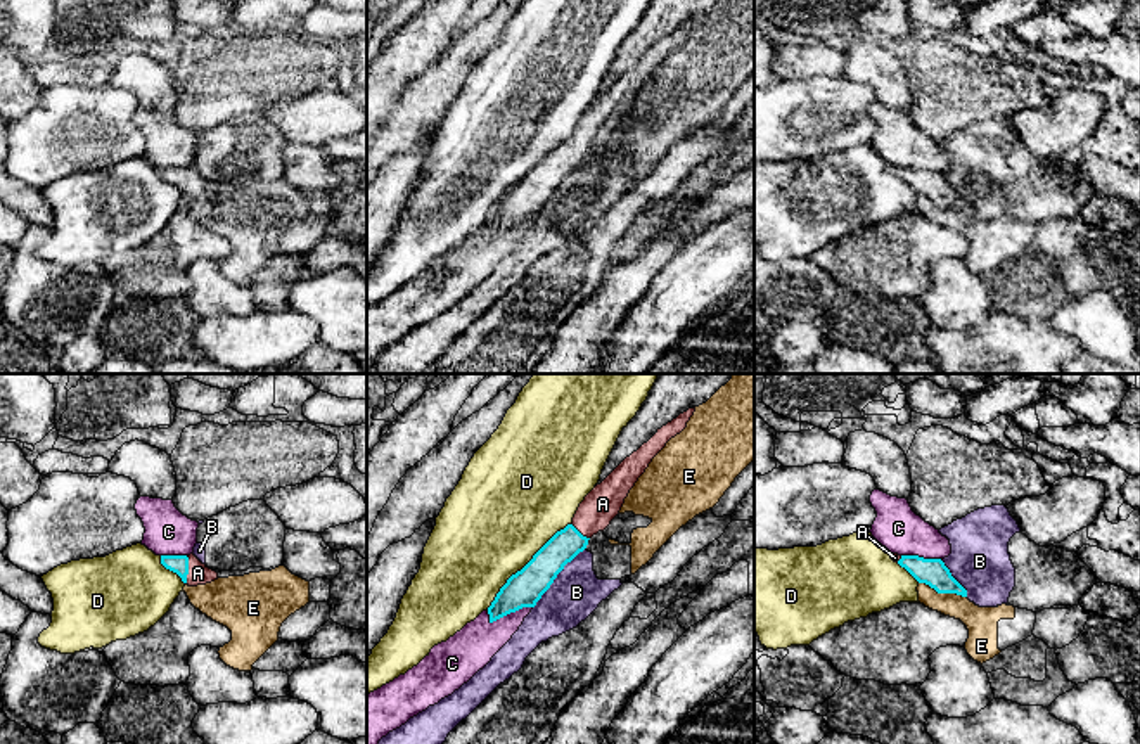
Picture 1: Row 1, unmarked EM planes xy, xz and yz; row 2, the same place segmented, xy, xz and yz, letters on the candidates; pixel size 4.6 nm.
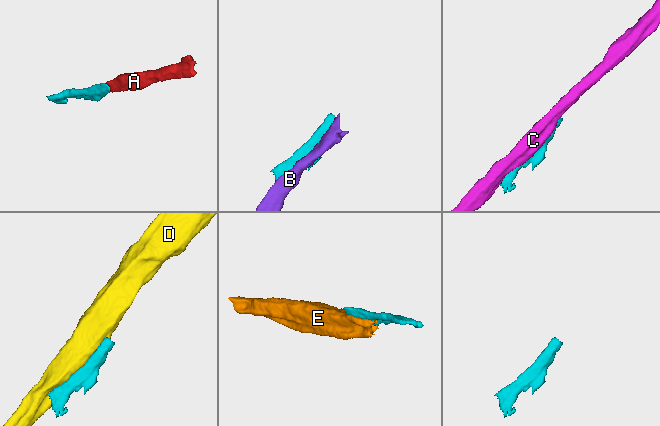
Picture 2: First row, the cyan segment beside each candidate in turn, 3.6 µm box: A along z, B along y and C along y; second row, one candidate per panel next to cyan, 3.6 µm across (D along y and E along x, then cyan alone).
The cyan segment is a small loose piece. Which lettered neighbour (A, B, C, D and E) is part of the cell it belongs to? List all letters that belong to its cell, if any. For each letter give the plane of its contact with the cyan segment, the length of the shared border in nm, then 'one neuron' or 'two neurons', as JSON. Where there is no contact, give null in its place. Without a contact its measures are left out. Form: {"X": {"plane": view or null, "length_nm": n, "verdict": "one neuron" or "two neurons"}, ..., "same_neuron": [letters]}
{"A": {"plane": "xy", "length_nm": 140, "verdict": "one neuron"}, "B": {"plane": "xz", "length_nm": 380, "verdict": "two neurons"}, "C": {"plane": "xz", "length_nm": 220, "verdict": "two neurons"}, "D": {"plane": "xz", "length_nm": 550, "verdict": "two neurons"}, "E": {"plane": "yz", "length_nm": 240, "verdict": "two neurons"}, "same_neuron": ["A"]}

